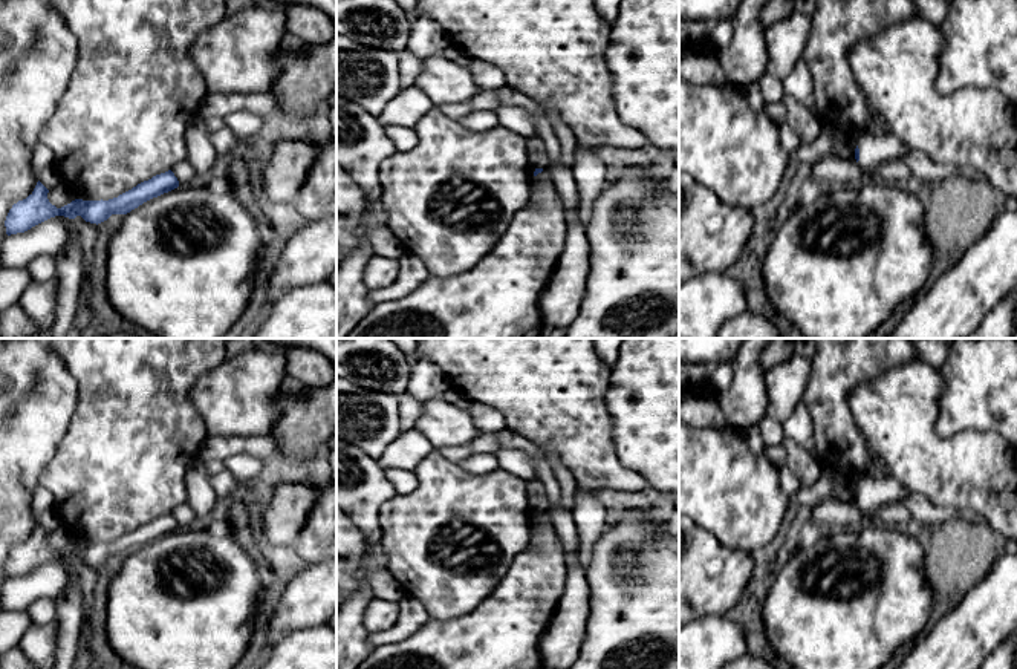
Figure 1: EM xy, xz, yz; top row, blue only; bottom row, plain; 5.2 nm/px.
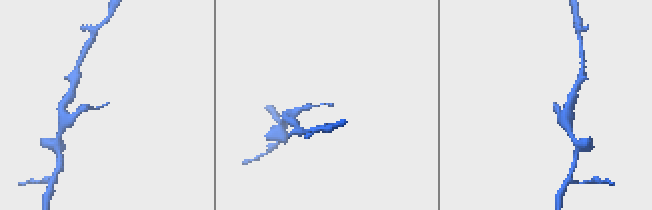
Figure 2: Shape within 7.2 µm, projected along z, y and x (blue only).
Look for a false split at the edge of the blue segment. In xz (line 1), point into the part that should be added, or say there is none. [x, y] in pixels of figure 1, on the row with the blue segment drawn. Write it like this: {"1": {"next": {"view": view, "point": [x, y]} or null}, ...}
{"1": {"next": {"view": "xz", "point": [546, 172]}}}

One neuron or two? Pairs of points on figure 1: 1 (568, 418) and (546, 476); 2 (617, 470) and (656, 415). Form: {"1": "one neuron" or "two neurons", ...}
{"1": "two neurons", "2": "two neurons"}

